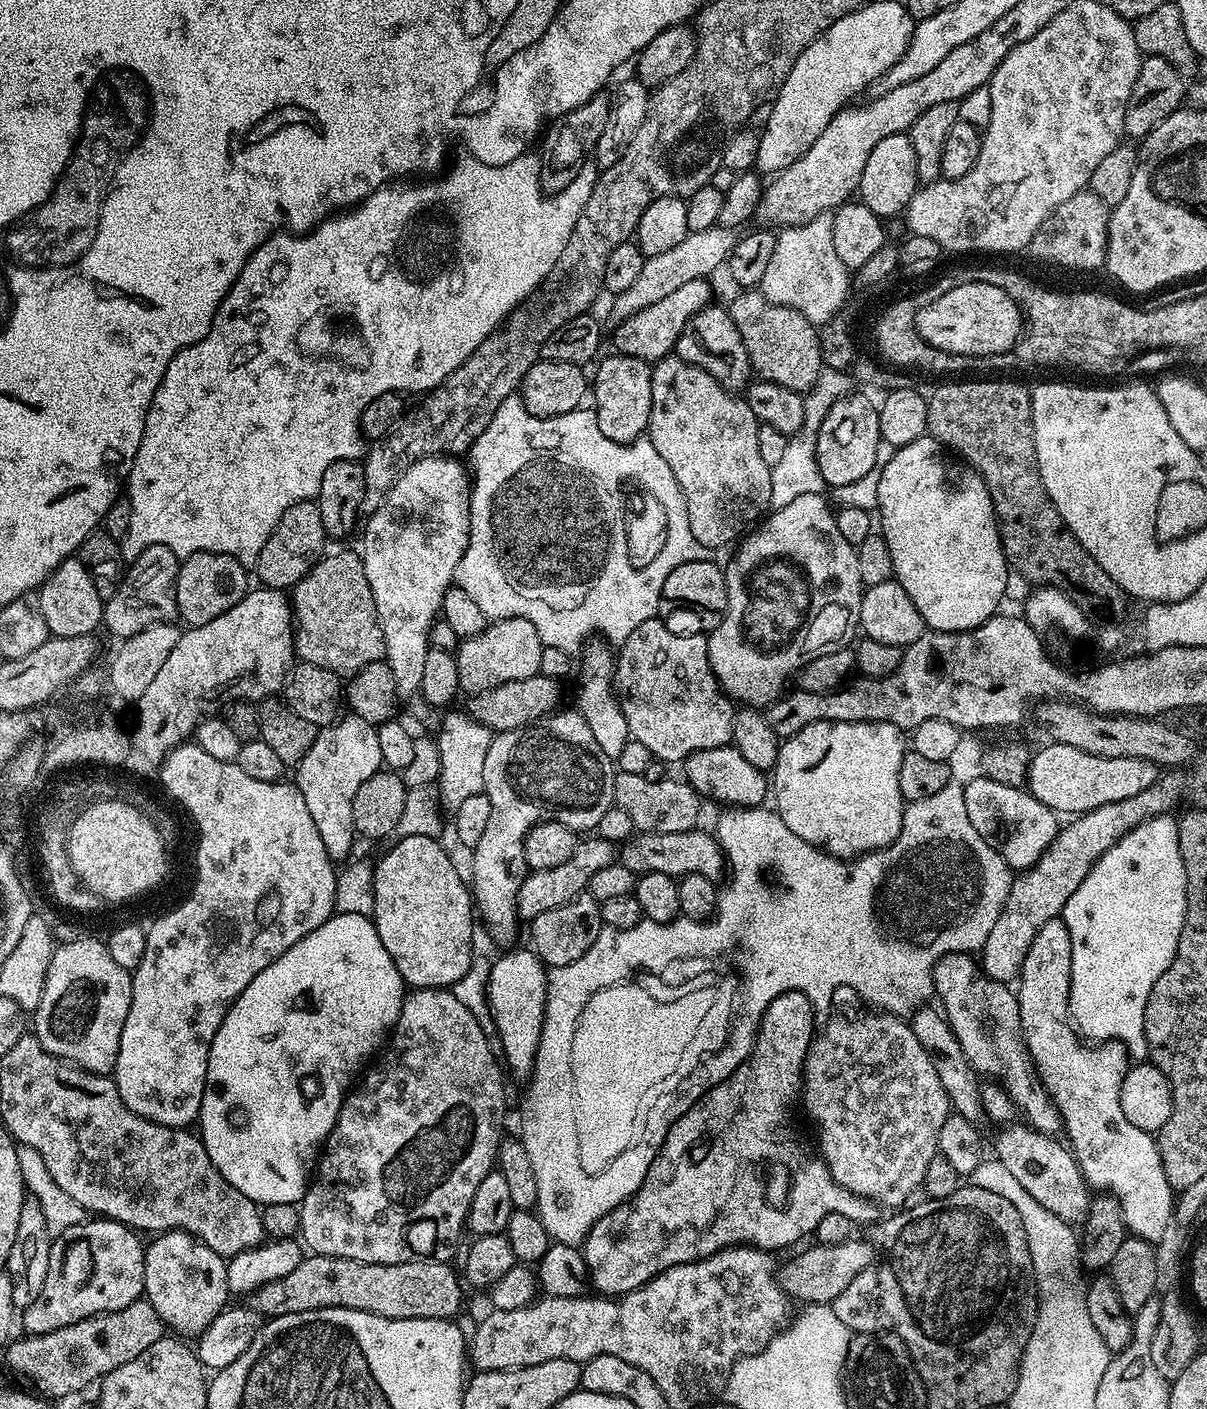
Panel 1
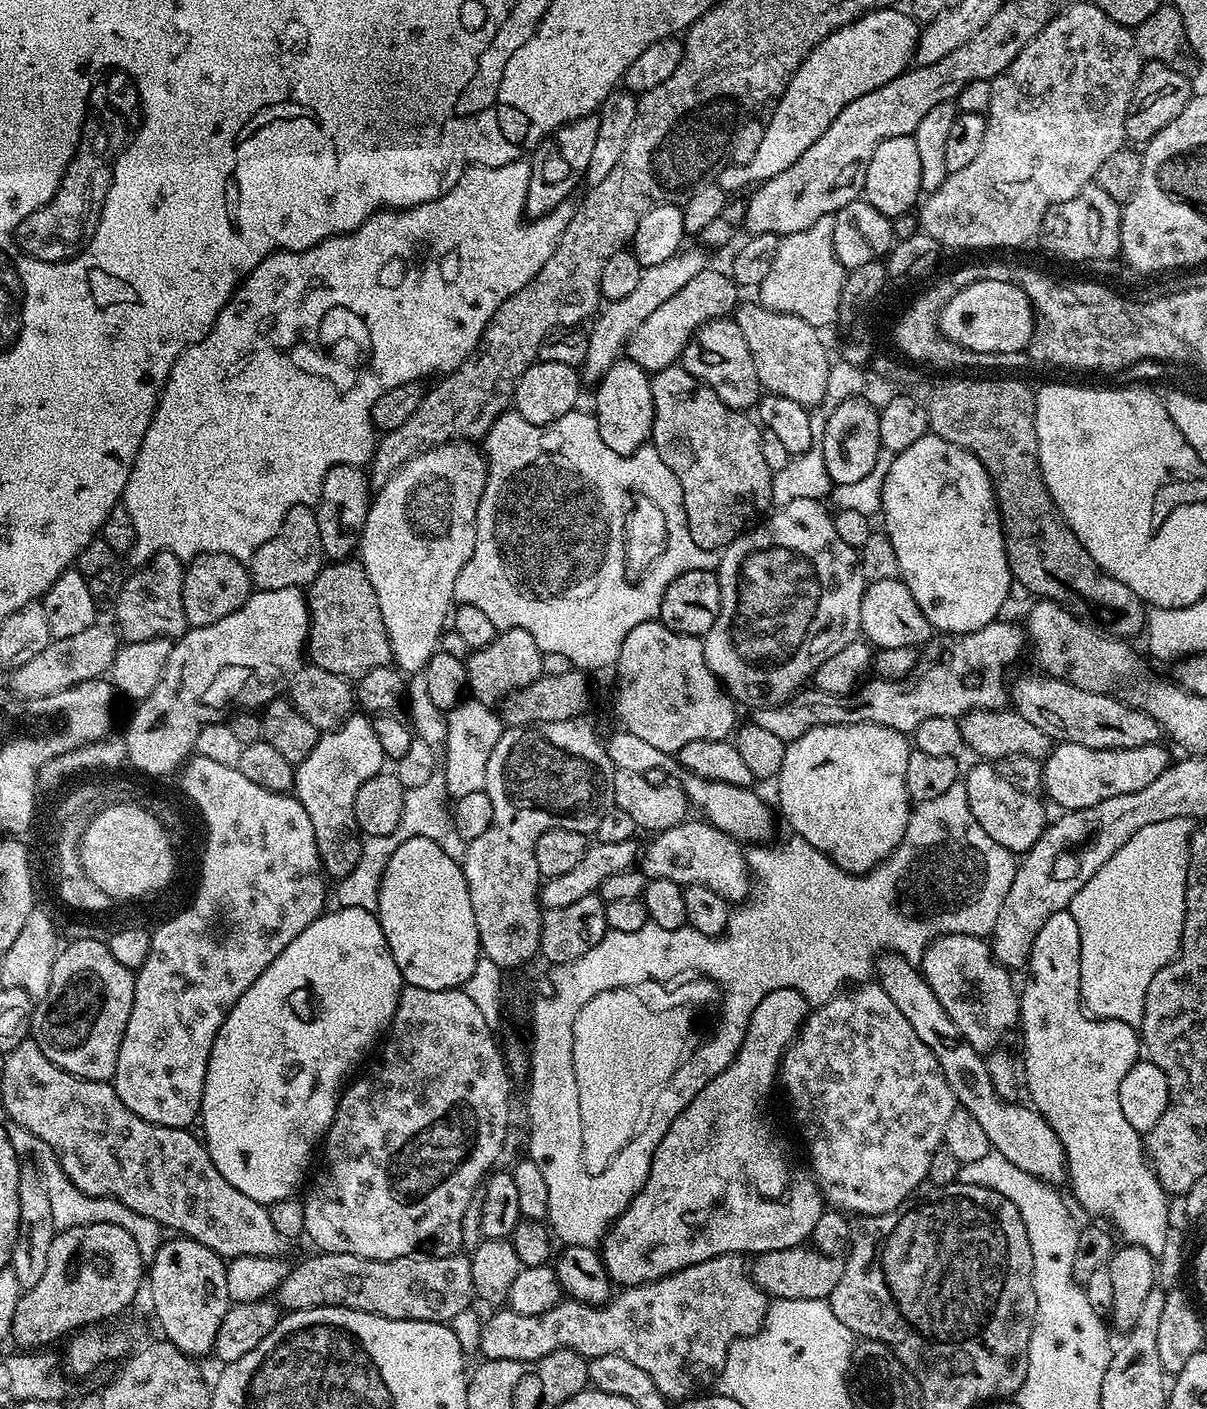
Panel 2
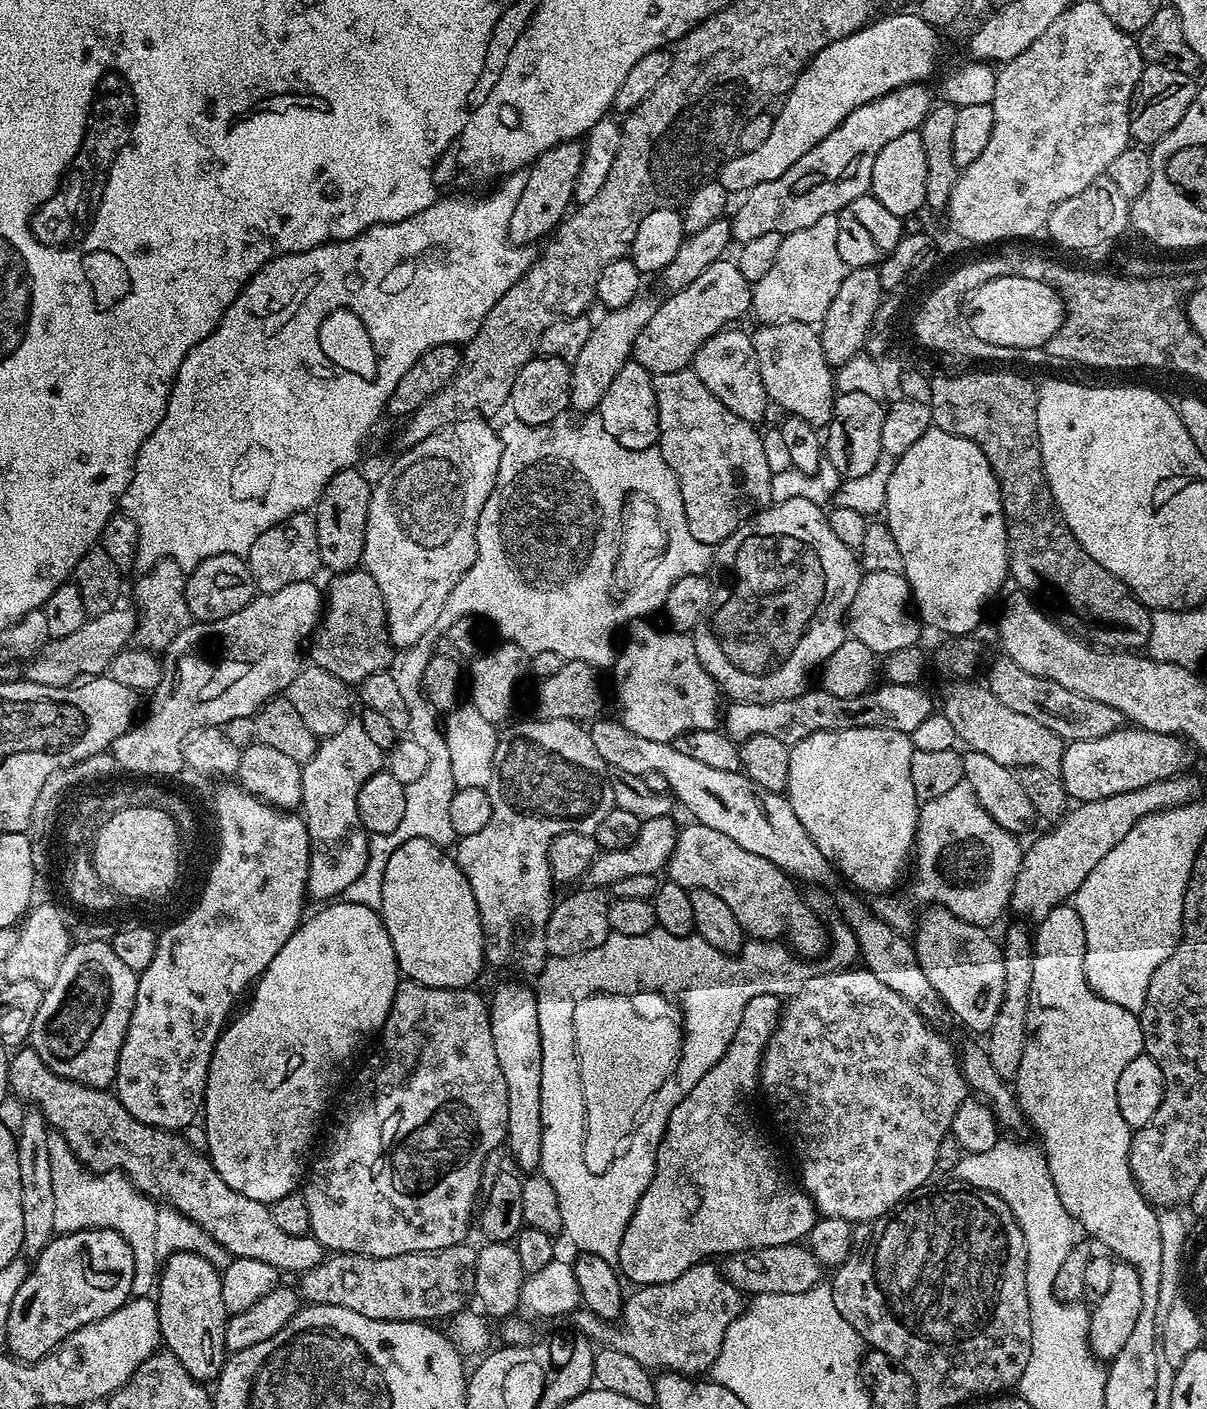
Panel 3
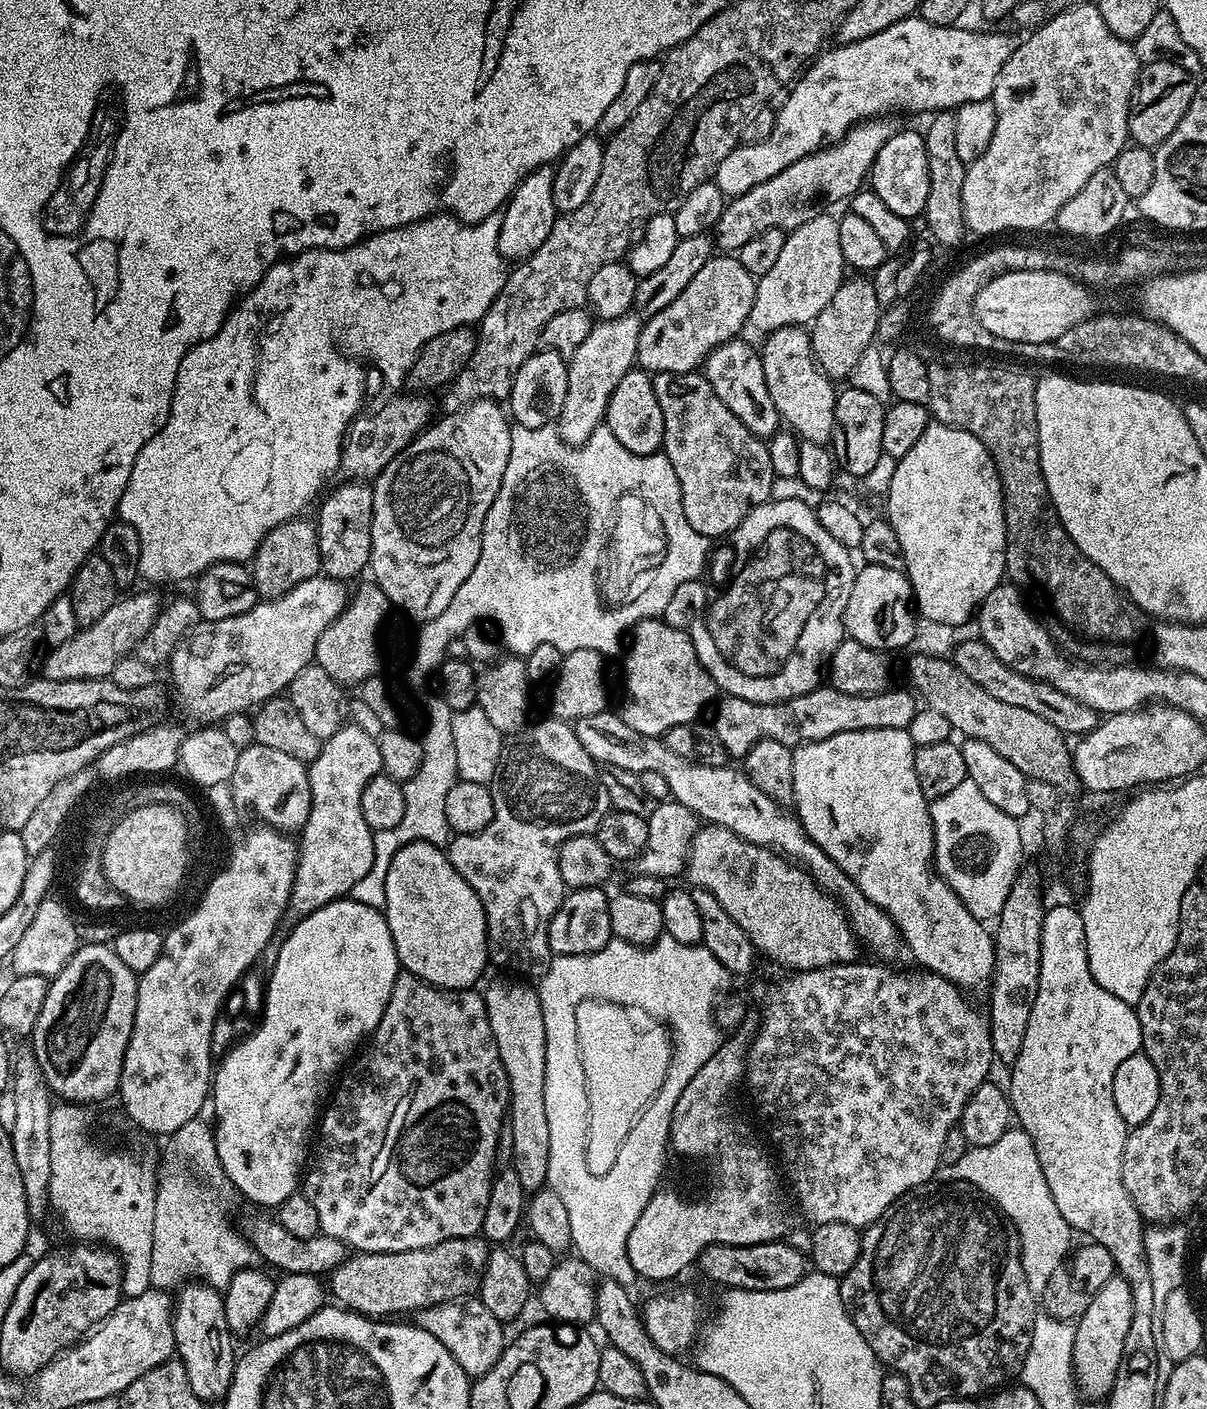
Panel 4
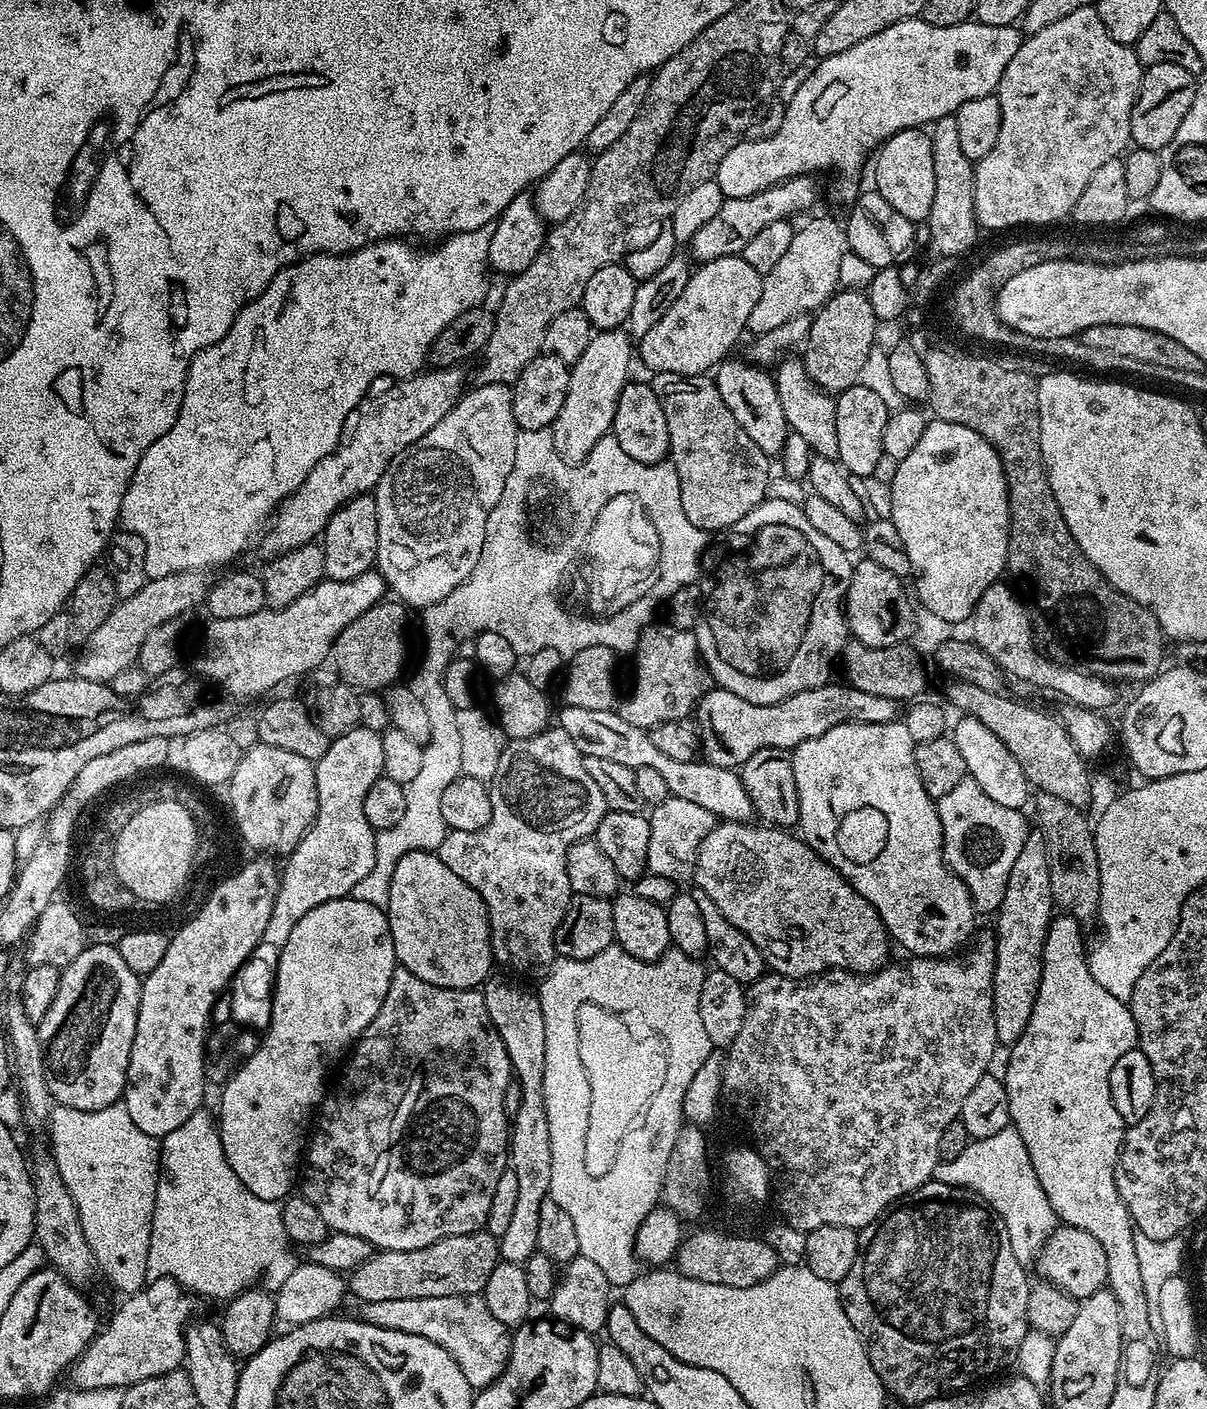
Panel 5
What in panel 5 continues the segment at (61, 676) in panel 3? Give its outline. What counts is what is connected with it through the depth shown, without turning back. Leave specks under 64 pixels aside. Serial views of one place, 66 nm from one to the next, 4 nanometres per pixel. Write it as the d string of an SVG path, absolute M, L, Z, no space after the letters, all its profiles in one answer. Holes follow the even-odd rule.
M186 571L147 580L138 594L120 600L110 618L106 618L106 622L102 622L102 626L98 626L98 630L94 630L94 634L79 645L80 653L71 671L83 680L108 684L114 674L122 674L122 670L133 667L140 659L142 642L146 642L154 630L163 624L173 623L178 619L176 617L207 599L210 582L205 576L203 571Z

